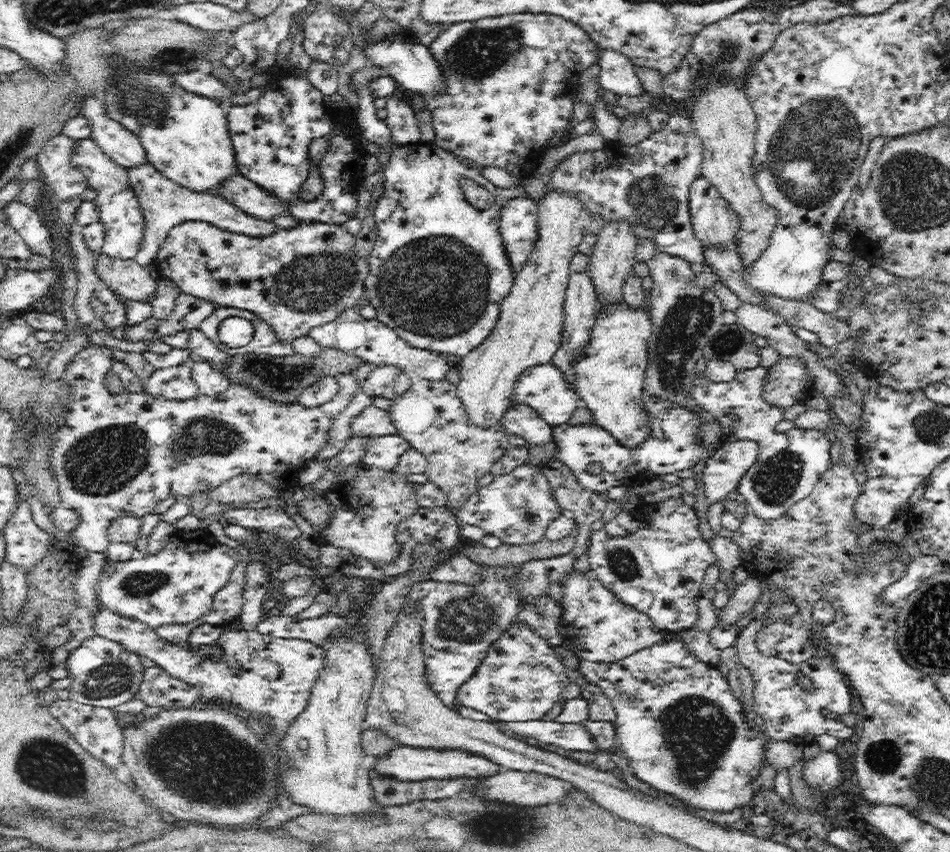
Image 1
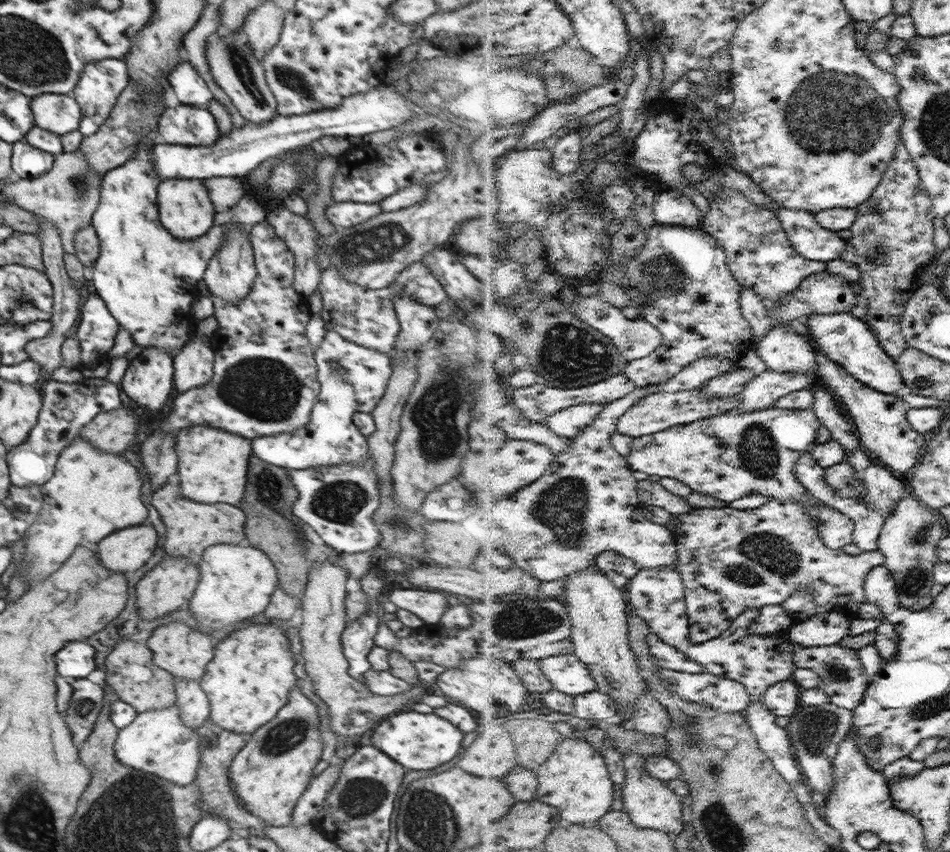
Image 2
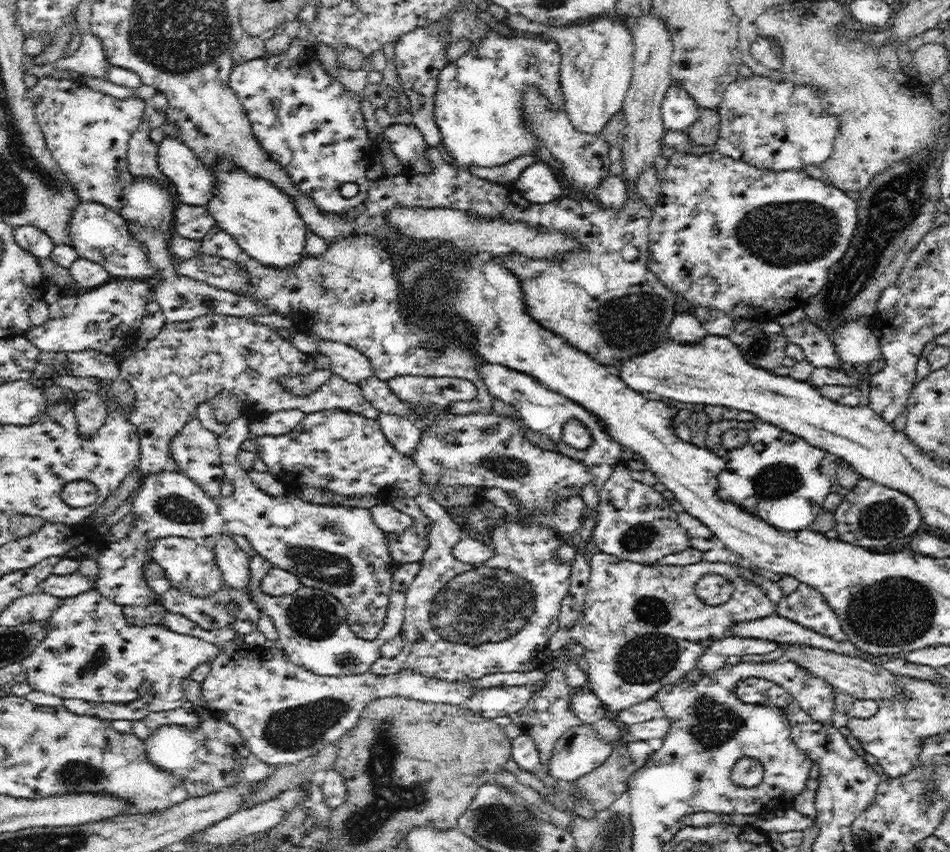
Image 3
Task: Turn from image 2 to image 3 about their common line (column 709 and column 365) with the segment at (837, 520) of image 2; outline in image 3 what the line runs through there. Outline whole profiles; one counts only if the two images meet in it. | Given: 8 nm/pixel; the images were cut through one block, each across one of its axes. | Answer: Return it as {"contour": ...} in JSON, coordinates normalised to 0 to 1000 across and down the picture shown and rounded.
{"contour":[[[345,480],[323,486],[316,492],[314,500],[303,509],[280,512],[263,519],[263,525],[285,552],[291,561],[301,566],[309,562],[316,568],[322,567],[336,573],[345,573],[355,580],[375,582],[396,580],[397,582],[412,579],[415,582],[437,585],[445,574],[444,554],[436,540],[419,534],[404,511],[398,494],[379,486],[362,484],[358,480]]]}

